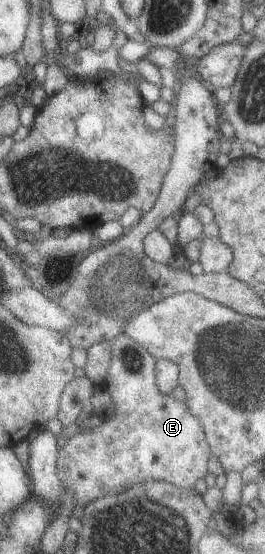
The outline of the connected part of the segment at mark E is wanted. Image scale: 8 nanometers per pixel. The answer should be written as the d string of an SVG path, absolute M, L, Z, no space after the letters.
M123 333L116 335L109 343L110 364L103 382L114 410L106 420L102 418L100 424L88 432L79 427L77 433L70 435L57 451L55 467L62 490L70 492L76 504L85 505L104 494L148 481L164 481L178 488L192 489L196 480L204 478L211 458L198 418L186 410L184 401L176 400L171 394L162 394L156 388L156 359L144 347Z

